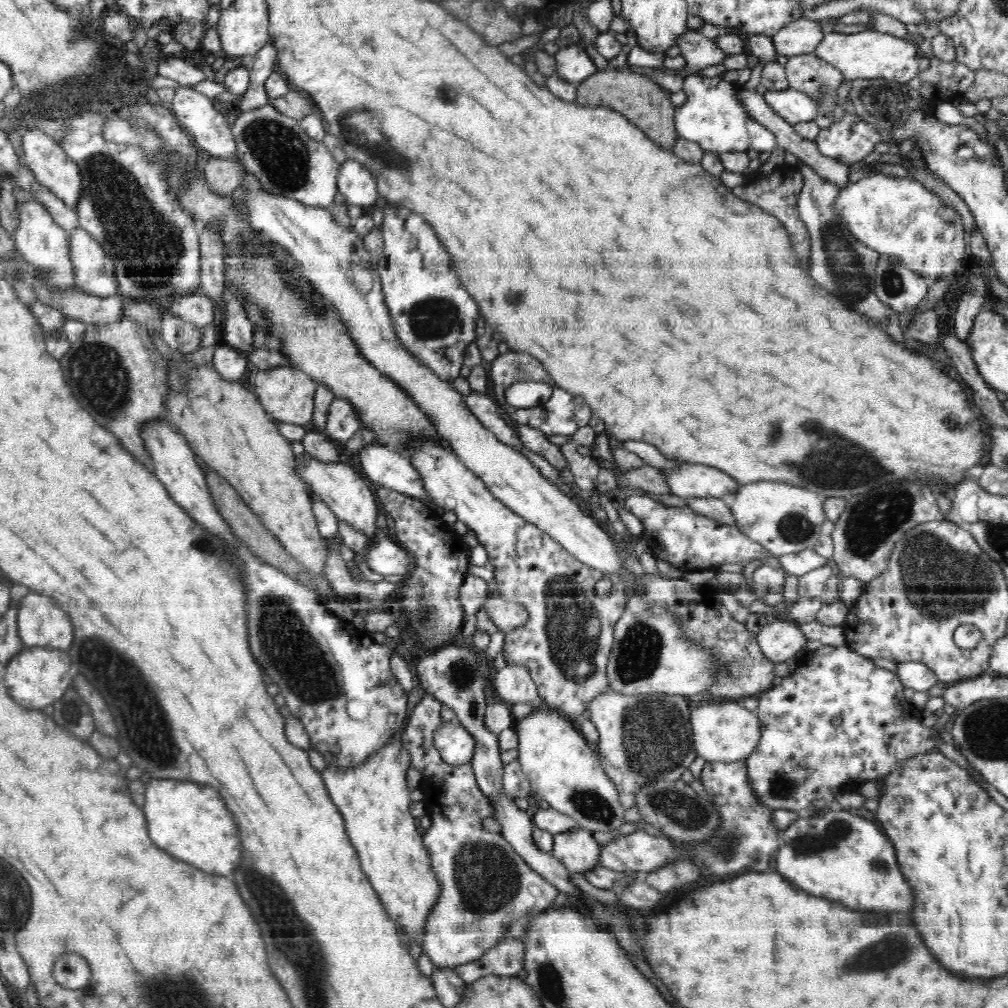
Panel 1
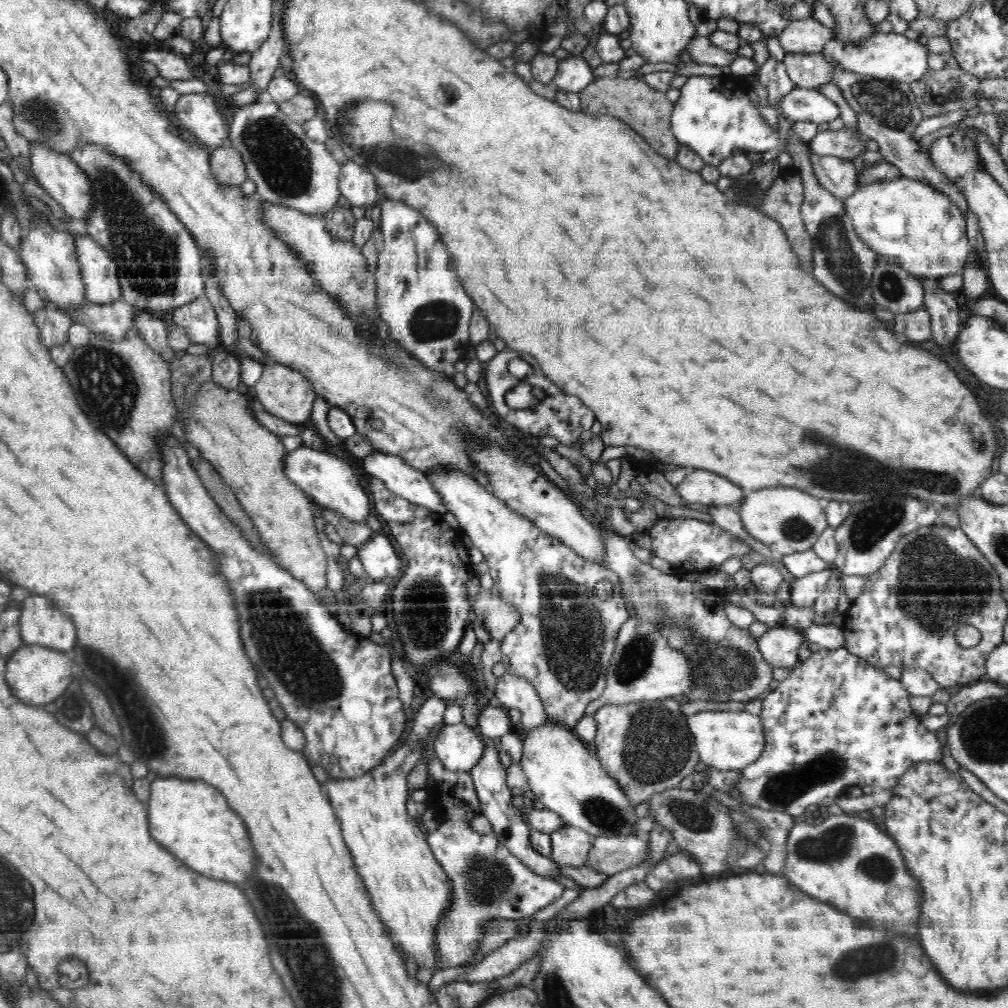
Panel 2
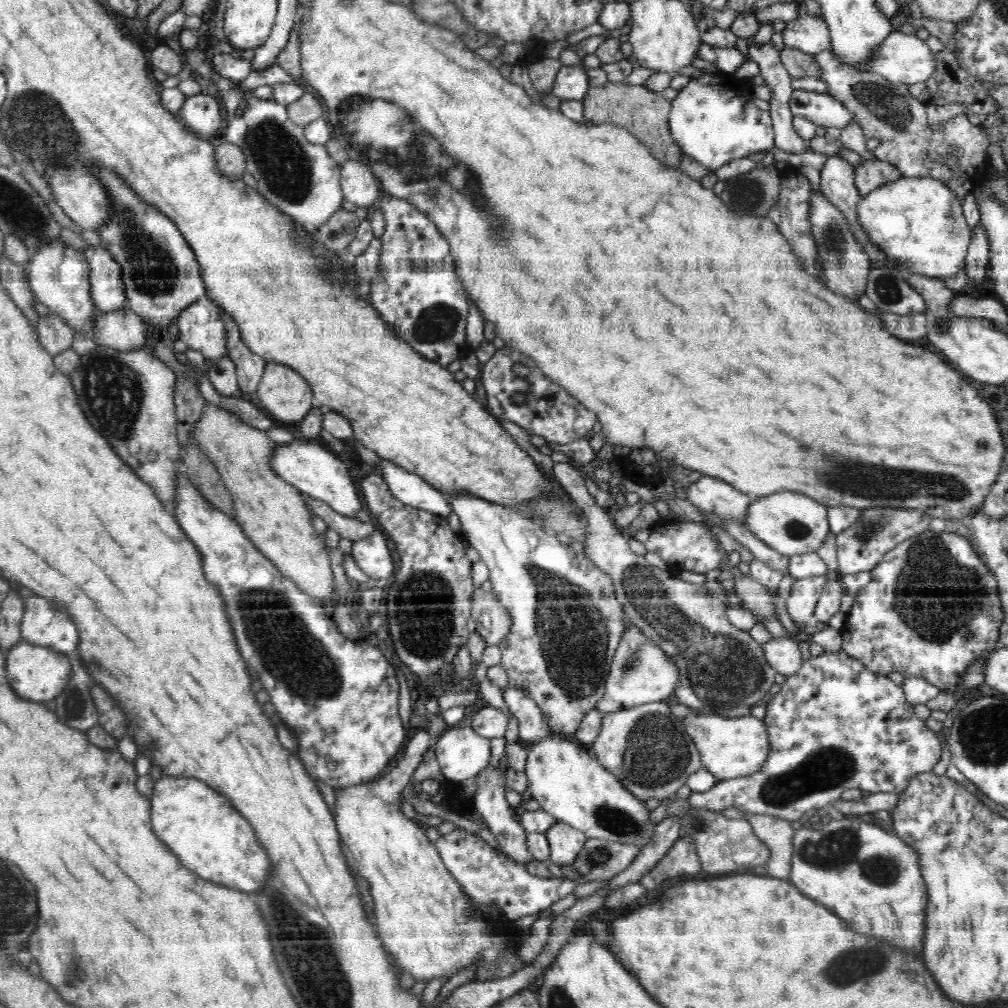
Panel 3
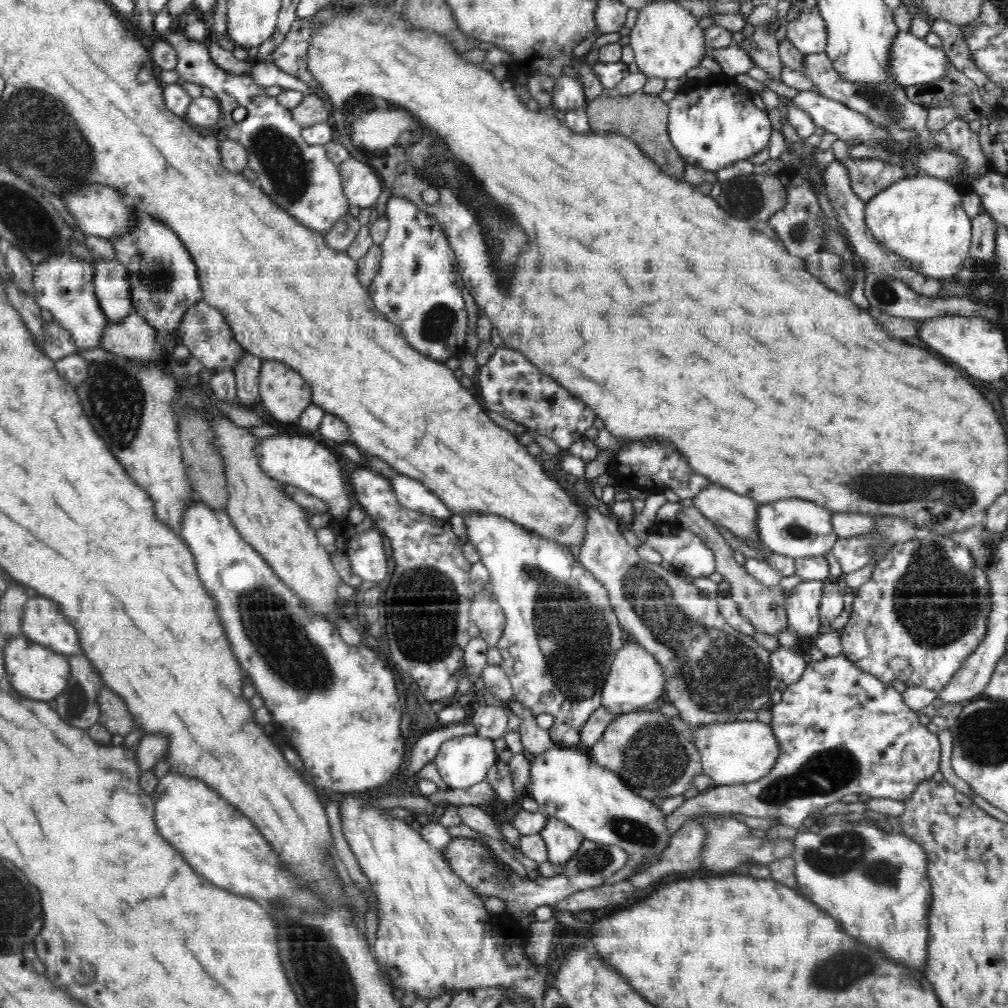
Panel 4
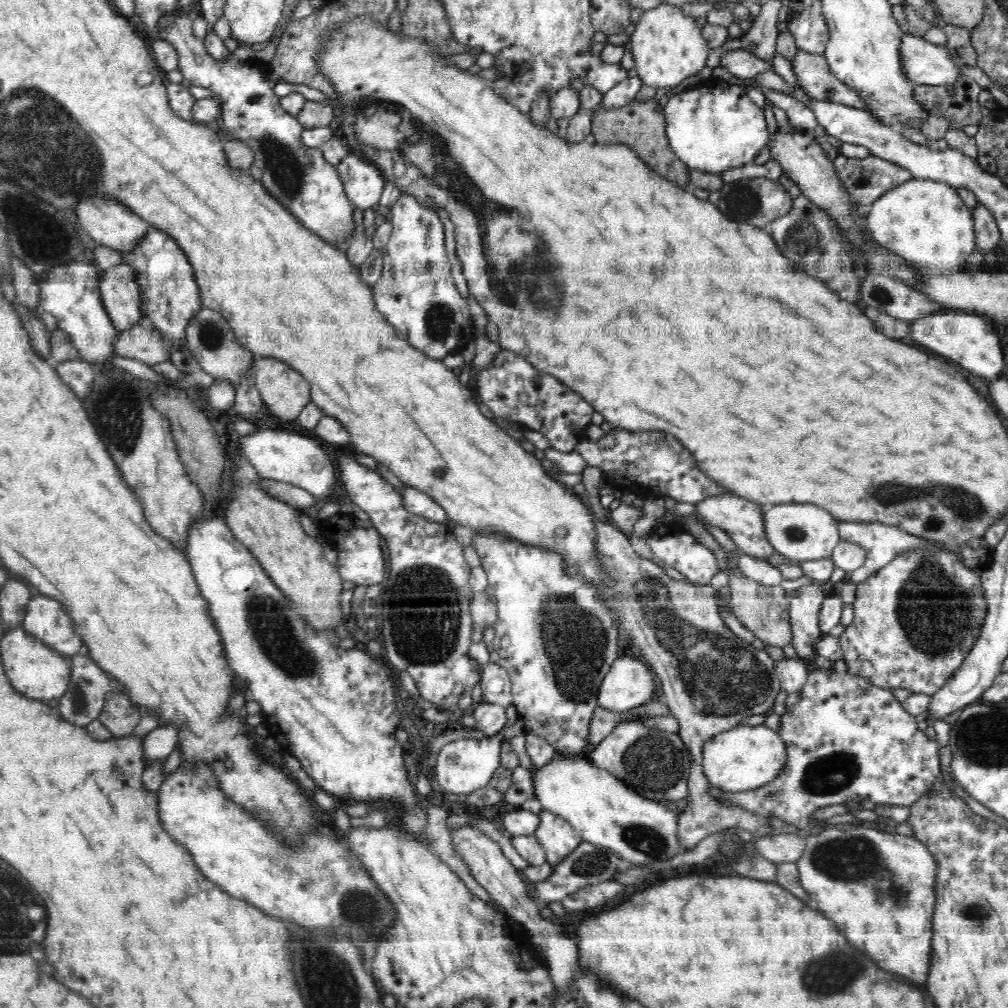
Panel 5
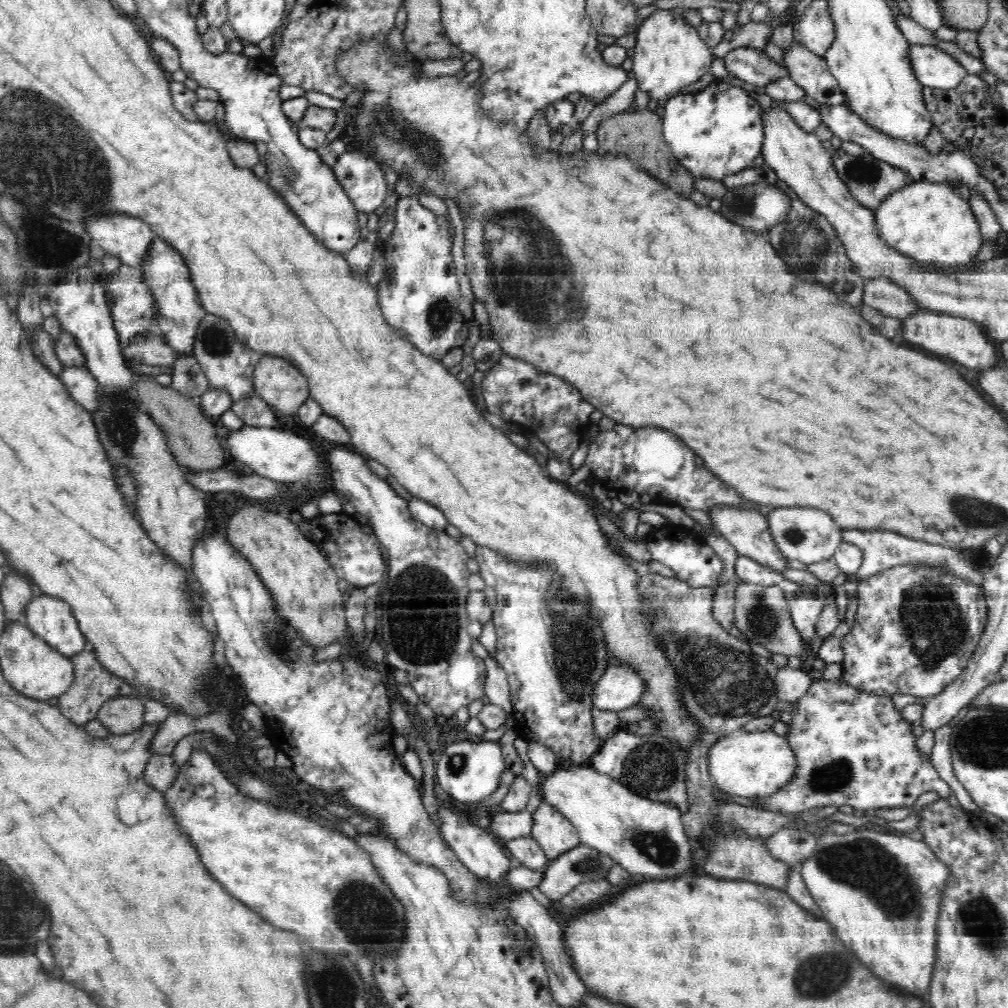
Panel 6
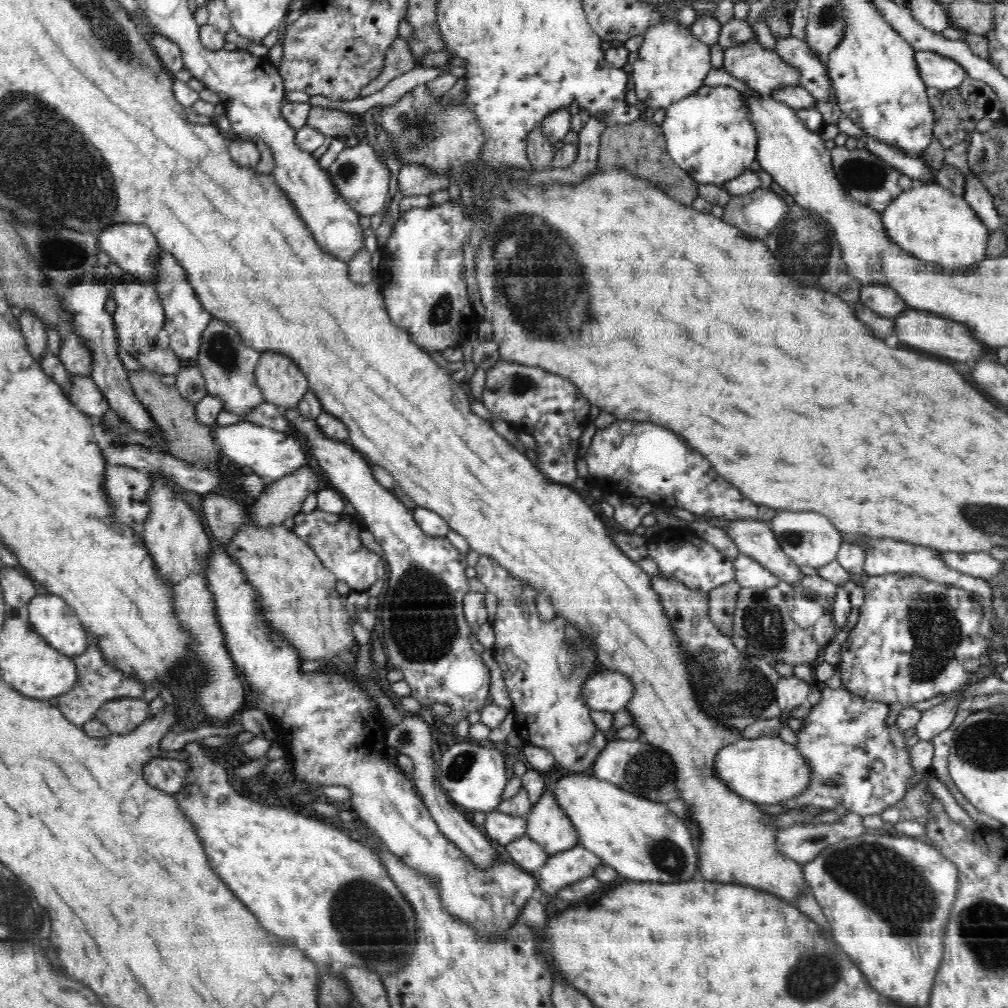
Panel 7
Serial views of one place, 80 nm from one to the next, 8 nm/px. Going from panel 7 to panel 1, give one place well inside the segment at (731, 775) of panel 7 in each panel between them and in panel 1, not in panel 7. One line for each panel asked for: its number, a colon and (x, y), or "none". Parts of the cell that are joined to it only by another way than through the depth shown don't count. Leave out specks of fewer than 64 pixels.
1: (726, 732)
2: (724, 740)
3: (729, 748)
4: (735, 753)
5: (742, 758)
6: (749, 764)

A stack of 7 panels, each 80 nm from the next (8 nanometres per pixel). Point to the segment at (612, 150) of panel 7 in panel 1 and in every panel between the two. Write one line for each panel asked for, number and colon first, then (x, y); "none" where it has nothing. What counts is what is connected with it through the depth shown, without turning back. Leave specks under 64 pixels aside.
1: (643, 102)
2: (648, 112)
3: (644, 113)
4: (643, 118)
5: (641, 125)
6: (638, 132)

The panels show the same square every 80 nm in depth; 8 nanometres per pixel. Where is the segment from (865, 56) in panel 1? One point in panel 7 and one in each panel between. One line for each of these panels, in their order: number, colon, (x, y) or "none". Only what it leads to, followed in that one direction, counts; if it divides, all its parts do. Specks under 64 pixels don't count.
2: (893, 56)
3: (902, 58)
4: (912, 61)
5: (924, 63)
6: (933, 67)
7: (936, 70)

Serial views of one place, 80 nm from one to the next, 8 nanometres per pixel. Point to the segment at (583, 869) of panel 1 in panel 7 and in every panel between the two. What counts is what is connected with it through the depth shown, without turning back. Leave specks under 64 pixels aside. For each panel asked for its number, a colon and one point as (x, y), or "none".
2: (571, 845)
3: (566, 842)
4: (562, 841)
5: (558, 838)
6: (555, 833)
7: (547, 824)

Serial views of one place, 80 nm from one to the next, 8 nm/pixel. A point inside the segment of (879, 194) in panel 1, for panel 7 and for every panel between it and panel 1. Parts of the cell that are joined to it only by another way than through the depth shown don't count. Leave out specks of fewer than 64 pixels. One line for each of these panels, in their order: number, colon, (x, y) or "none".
2: (915, 223)
3: (918, 221)
4: (921, 218)
5: (924, 221)
6: (929, 222)
7: (929, 222)

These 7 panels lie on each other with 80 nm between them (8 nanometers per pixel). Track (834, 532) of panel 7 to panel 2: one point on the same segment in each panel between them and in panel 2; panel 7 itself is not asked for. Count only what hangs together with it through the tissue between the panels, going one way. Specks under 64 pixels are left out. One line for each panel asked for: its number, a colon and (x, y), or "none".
2: (787, 520)
3: (790, 523)
4: (797, 528)
5: (801, 532)
6: (809, 535)

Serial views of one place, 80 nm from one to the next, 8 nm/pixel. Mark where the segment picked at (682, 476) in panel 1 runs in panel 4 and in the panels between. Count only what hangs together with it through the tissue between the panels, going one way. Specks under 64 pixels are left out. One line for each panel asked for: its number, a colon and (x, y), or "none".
2: (704, 486)
3: (714, 495)
4: (737, 513)

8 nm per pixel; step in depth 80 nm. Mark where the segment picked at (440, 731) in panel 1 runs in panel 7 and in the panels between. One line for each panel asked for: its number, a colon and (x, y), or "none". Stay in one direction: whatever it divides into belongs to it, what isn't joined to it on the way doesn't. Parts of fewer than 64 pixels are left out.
2: (459, 747)
3: (461, 753)
4: (464, 761)
5: (461, 767)
6: (467, 771)
7: (473, 774)

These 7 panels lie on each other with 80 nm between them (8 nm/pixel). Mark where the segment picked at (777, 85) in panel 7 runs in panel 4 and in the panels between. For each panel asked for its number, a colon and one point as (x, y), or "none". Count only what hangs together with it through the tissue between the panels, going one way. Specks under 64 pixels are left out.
4: (732, 60)
5: (743, 64)
6: (752, 65)

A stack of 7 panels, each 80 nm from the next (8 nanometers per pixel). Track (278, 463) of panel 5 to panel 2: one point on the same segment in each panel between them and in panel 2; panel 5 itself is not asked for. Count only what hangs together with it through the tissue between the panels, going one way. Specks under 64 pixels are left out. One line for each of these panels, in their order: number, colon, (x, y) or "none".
2: (329, 482)
3: (309, 466)
4: (302, 462)

